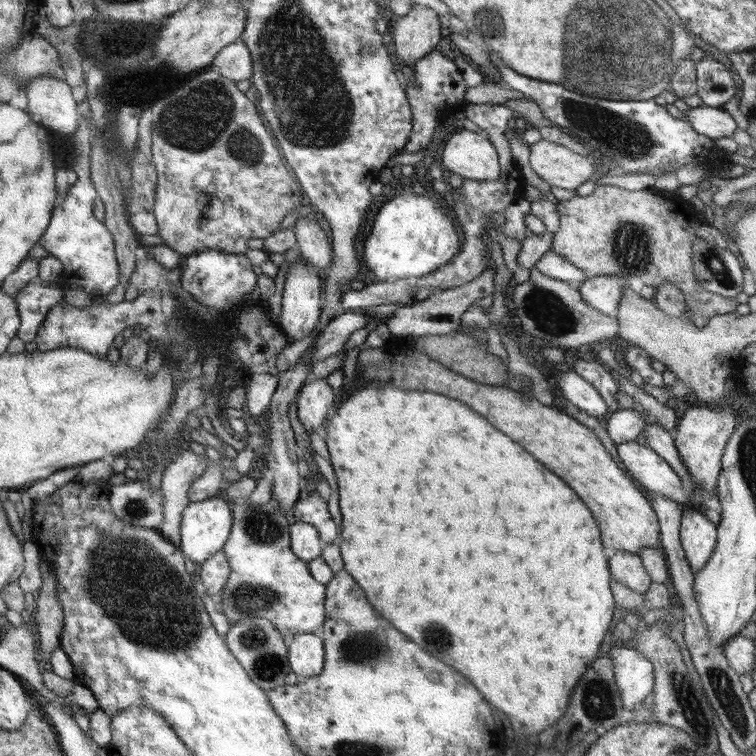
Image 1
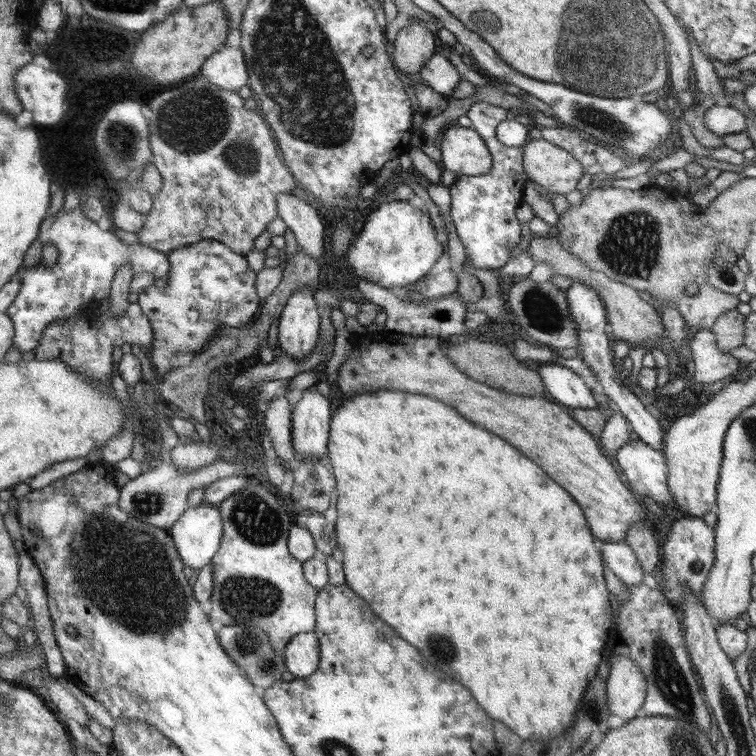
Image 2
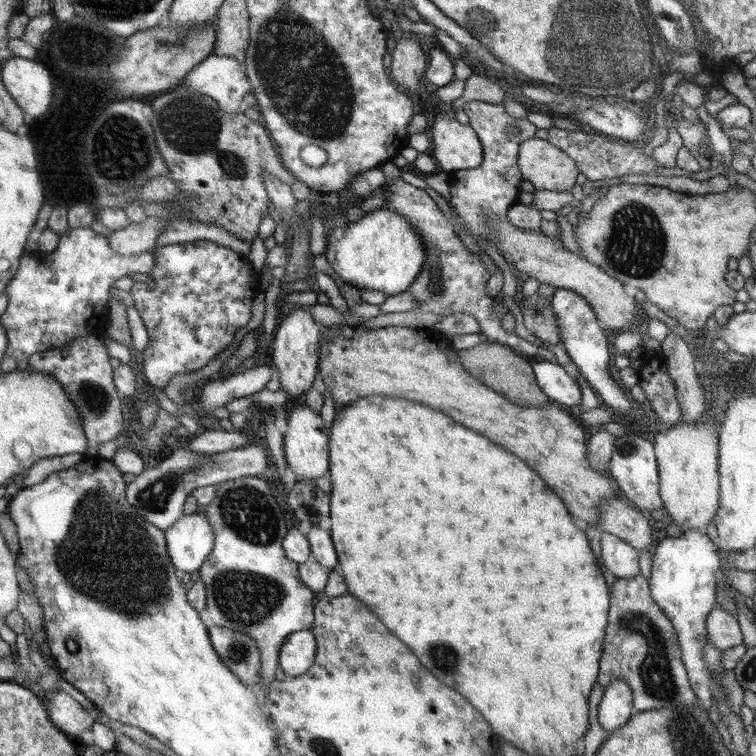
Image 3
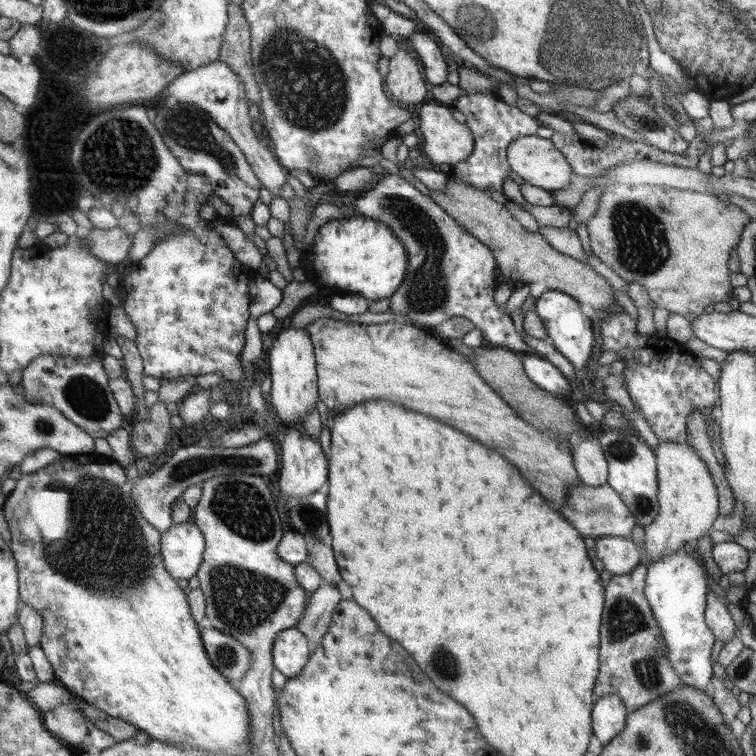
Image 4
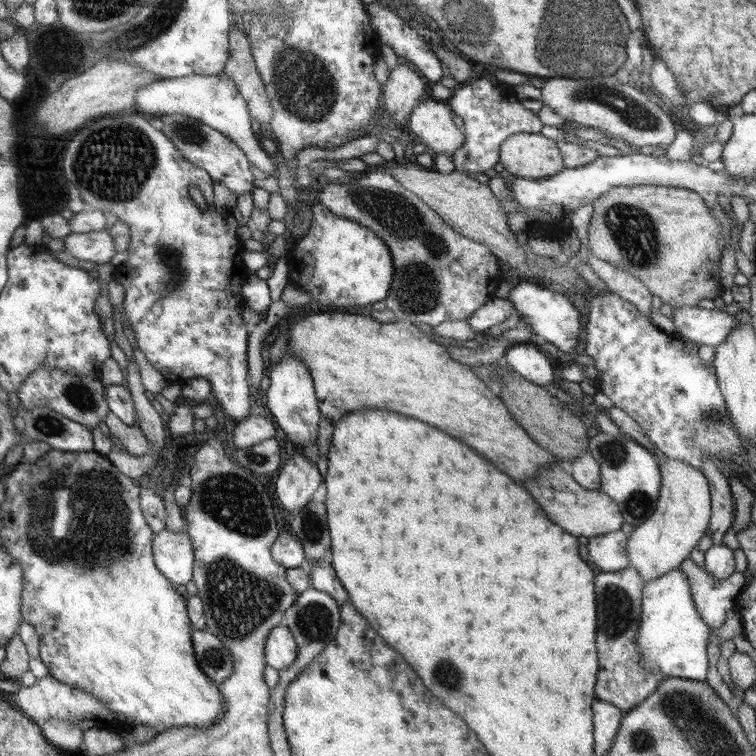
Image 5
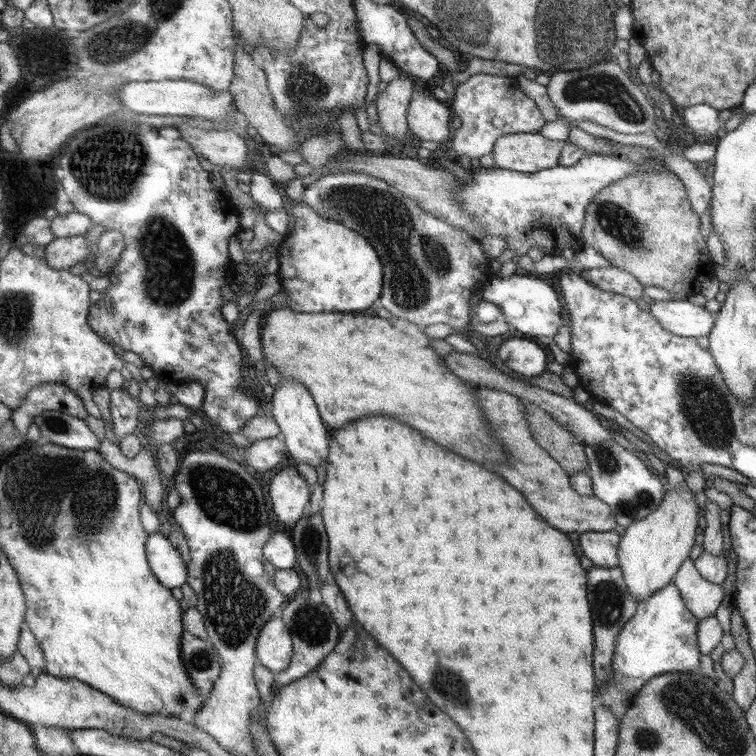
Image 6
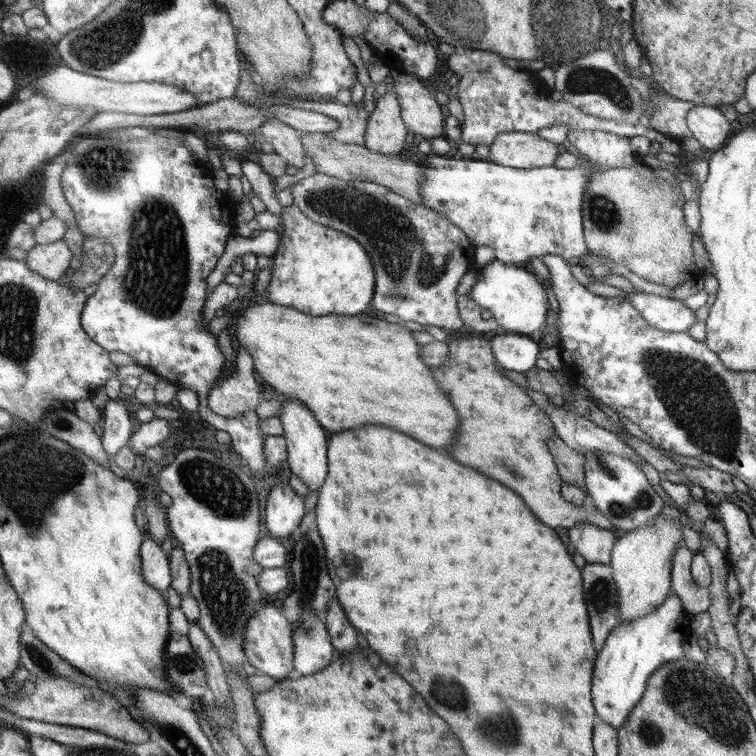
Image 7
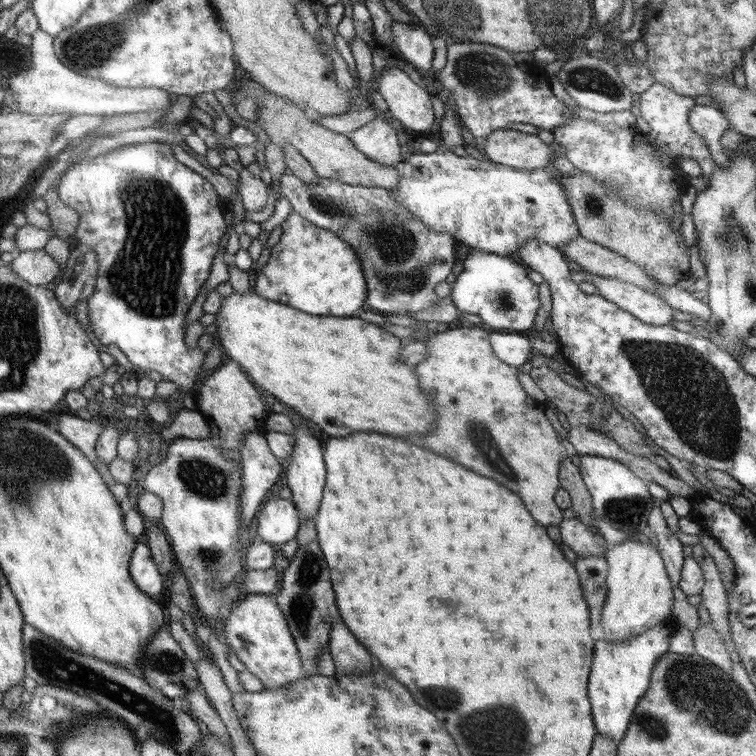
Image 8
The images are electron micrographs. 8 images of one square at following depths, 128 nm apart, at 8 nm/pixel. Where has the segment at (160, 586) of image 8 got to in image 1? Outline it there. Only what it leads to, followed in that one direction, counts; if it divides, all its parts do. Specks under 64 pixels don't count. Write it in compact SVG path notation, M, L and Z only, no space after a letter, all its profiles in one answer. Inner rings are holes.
M214 496L200 502L188 503L182 511L180 523L181 551L195 564L202 564L224 549L233 524L232 502L225 497Z

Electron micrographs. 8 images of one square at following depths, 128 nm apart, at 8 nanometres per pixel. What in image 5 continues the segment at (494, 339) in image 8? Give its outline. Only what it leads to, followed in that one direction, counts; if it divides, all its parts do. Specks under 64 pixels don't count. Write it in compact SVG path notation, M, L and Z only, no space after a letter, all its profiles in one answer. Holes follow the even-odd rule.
M534 342L511 344L504 356L509 367L522 378L540 386L553 384L552 362Z

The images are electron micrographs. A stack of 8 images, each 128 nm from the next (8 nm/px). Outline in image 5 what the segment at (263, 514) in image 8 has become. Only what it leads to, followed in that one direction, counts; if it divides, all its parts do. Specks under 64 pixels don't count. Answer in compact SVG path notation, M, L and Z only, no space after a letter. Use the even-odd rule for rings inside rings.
M295 448L294 453L280 469L274 490L281 507L292 512L296 508L306 506L320 484L322 476L316 465L306 460L300 448Z

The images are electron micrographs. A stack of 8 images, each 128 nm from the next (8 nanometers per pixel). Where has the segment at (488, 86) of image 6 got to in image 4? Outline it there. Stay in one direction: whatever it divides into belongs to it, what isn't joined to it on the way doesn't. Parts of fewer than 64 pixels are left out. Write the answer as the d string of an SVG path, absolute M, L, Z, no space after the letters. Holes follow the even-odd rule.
M476 91L475 93L465 93L459 96L453 105L460 113L461 118L466 122L466 127L473 132L474 152L470 158L460 161L452 168L451 176L462 179L464 184L474 186L476 190L484 190L488 194L491 188L504 194L504 177L510 176L509 146L524 136L538 135L539 125L535 116L530 116L522 112L520 108L505 102L497 93L485 93Z

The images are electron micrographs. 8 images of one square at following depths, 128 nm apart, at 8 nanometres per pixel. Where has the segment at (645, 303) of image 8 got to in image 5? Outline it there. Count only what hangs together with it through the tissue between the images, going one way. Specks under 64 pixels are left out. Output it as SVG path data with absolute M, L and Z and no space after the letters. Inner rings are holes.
M684 305L673 308L671 320L679 336L716 348L737 327L735 318L721 309Z

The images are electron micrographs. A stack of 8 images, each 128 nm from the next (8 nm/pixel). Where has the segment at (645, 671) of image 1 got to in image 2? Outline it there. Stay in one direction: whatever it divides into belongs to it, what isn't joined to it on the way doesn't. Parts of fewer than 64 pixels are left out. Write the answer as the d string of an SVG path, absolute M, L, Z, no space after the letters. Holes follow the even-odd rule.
M613 654L606 685L607 705L612 716L624 722L638 716L638 710L645 704L646 675L640 667L621 654Z

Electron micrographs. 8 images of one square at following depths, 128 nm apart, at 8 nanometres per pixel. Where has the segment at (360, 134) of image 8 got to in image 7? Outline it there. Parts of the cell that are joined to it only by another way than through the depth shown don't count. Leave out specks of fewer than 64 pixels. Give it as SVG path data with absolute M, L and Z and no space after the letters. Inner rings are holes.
M393 89L384 97L376 96L375 109L367 120L364 147L382 155L397 156L409 136Z

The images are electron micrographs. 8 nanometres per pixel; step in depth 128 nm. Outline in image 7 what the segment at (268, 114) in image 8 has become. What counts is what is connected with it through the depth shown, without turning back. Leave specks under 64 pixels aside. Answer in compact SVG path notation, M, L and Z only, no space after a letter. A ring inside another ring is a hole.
M326 133L302 134L302 147L305 153L314 161L316 173L327 174L334 178L340 178L349 184L354 180L374 182L388 187L414 203L425 205L422 197L422 167L412 160L404 160L400 156L387 156L368 150L364 146L356 144L340 144L336 140L330 140Z

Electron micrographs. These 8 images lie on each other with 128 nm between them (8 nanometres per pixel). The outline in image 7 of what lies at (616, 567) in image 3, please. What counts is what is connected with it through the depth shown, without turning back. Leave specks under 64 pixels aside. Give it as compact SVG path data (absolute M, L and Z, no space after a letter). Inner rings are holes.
M576 523L568 529L568 540L574 550L588 563L606 563L612 560L613 546L617 539L613 530L606 530L594 523Z

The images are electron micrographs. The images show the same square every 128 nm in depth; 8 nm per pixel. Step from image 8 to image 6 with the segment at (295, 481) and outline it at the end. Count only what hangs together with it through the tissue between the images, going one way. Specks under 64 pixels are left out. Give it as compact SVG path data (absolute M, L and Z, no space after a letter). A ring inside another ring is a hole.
M282 380L276 389L270 390L270 404L272 404L272 418L278 423L282 431L282 439L289 447L291 462L310 464L318 468L328 456L328 434L326 423L318 414L318 408L310 396L310 392L292 380Z

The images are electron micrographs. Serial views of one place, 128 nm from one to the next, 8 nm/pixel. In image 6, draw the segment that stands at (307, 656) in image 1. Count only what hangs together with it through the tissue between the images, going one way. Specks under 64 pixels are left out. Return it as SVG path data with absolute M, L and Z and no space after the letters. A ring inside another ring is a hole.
M274 615L258 634L257 658L262 666L273 674L278 674L292 664L293 654L292 632L286 623L282 622L282 618Z

